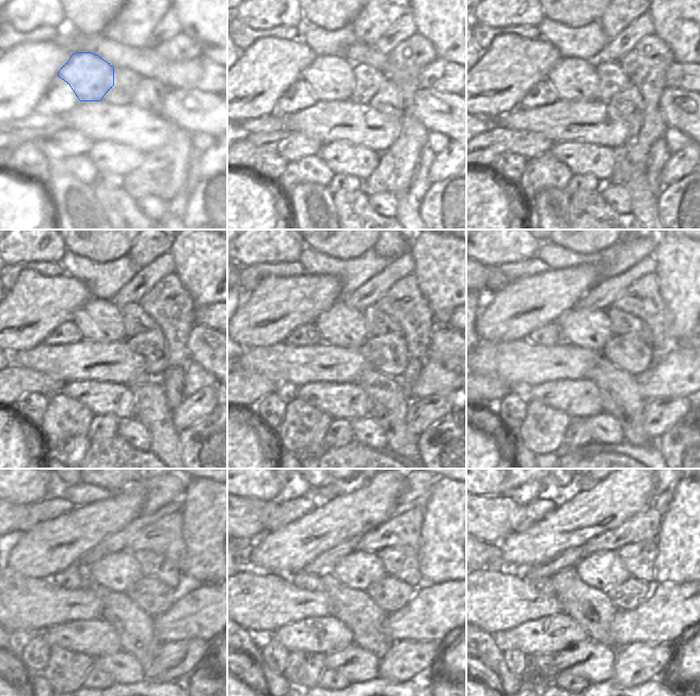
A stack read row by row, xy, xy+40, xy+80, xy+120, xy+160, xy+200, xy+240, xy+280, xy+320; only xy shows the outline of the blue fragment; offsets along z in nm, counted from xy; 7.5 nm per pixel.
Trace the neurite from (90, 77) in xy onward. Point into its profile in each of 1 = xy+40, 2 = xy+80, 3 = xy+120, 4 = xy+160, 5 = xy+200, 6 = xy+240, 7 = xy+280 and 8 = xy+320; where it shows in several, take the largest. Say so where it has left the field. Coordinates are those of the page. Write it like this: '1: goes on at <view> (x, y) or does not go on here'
1: goes on at xy+40 (330, 78)
2: goes on at xy+80 (573, 79)
3: goes on at xy+120 (100, 320)
4: goes on at xy+160 (340, 325)
5: goes on at xy+200 (585, 328)
6: goes on at xy+240 (117, 571)
7: goes on at xy+280 (360, 569)
8: goes on at xy+320 (604, 569)

